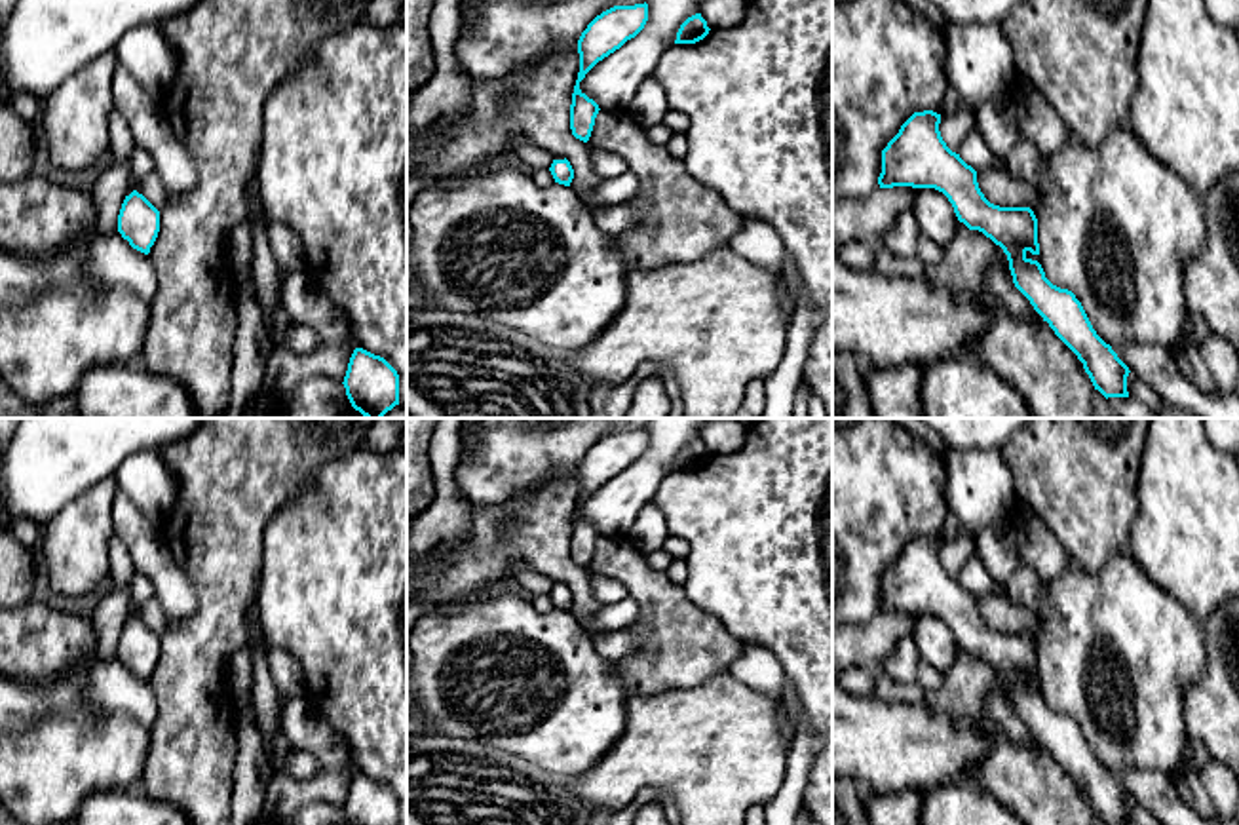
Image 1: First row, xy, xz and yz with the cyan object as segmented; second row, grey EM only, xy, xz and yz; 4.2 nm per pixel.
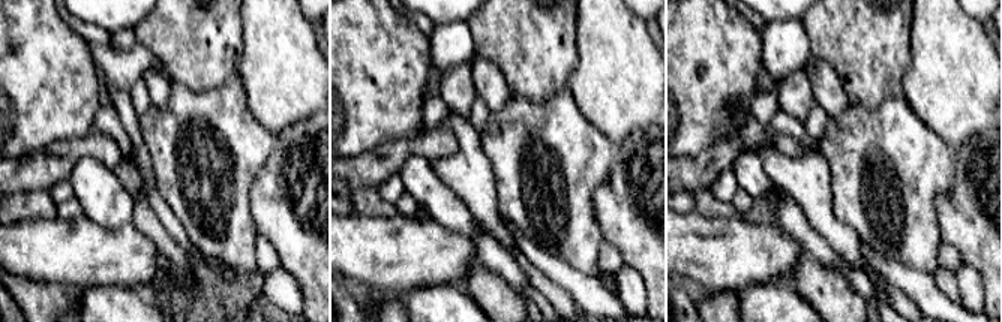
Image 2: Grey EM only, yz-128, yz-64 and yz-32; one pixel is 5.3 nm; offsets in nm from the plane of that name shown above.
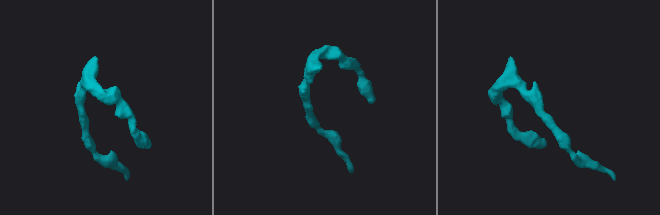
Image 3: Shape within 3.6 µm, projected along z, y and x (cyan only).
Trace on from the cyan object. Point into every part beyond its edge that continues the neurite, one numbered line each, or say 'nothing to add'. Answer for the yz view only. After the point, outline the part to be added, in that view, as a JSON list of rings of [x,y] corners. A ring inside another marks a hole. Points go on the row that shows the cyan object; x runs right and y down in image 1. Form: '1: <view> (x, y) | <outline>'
1: yz (975, 153) | [[[977,125],[967,133],[962,148],[960,148],[960,158],[971,165],[975,171],[981,169],[994,169],[994,171],[1005,171],[1003,163],[996,160],[992,154],[990,146],[979,133]]]

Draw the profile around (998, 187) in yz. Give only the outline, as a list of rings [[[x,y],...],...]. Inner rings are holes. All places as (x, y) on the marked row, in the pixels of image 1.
[[[981,169],[977,182],[984,198],[1000,207],[1030,207],[1039,219],[1041,198],[1034,184],[1013,179],[1007,171]]]

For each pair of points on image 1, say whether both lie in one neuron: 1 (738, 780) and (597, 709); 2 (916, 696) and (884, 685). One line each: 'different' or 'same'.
1: different
2: same

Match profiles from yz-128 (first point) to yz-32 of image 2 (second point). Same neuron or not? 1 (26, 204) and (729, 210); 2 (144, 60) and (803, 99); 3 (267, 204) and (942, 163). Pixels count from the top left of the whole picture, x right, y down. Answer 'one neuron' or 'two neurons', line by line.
1: one neuron
2: one neuron
3: two neurons

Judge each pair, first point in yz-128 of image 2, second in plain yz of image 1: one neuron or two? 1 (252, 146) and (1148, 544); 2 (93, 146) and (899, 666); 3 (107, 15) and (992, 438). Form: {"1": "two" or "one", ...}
{"1": "two", "2": "two", "3": "one"}

